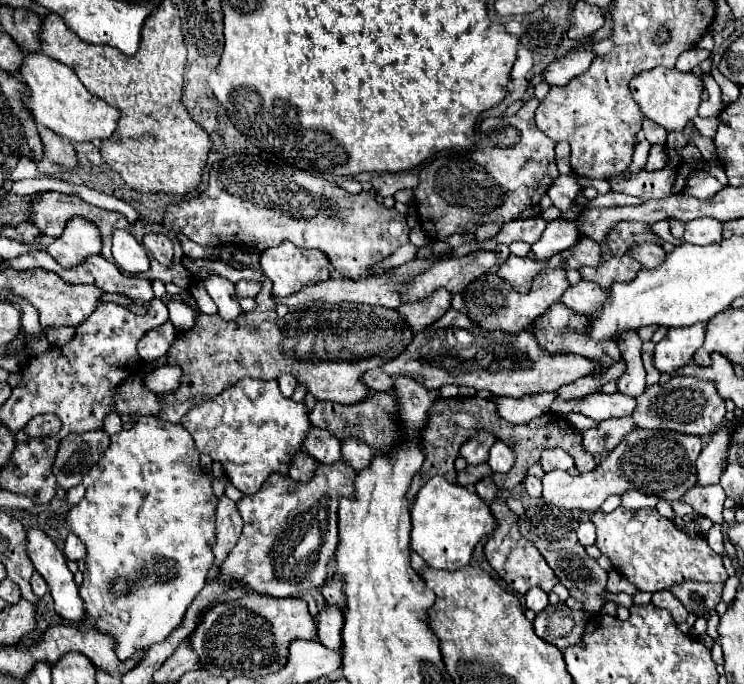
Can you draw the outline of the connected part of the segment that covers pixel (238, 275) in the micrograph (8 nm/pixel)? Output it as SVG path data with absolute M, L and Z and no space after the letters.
M188 257L183 258L183 264L195 274L197 280L204 279L212 271L233 283L240 279L259 280L261 292L255 296L255 310L239 314L237 320L227 322L217 314L199 314L193 328L183 330L173 340L167 352L167 364L183 370L181 388L177 388L177 392L157 394L161 400L161 412L157 416L169 422L179 422L189 408L203 400L215 398L219 392L245 376L275 380L283 372L291 372L317 400L331 400L339 404L361 402L369 392L359 380L361 374L399 356L413 338L413 332L397 310L381 306L351 302L341 302L339 306L319 304L313 308L309 306L287 312L285 318L279 318L275 314L271 280L263 278L259 268L237 270L223 261L209 261L204 267L201 261Z

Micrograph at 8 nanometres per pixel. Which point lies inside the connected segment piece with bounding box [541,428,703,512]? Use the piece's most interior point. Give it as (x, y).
(655, 462)

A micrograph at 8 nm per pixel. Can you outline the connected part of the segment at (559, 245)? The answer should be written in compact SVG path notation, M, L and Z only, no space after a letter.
M563 218L549 222L549 226L545 228L545 232L541 234L541 238L531 246L535 258L539 260L547 260L557 252L563 252L567 248L573 246L575 240L579 240L579 230L575 228L573 222L567 222Z

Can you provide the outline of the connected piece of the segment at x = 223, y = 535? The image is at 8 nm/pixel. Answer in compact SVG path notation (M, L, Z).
M221 496L217 504L217 544L213 546L215 564L209 572L209 580L217 578L219 564L227 558L227 552L237 544L241 536L241 528L243 528L243 520L239 516L237 504L227 496Z

